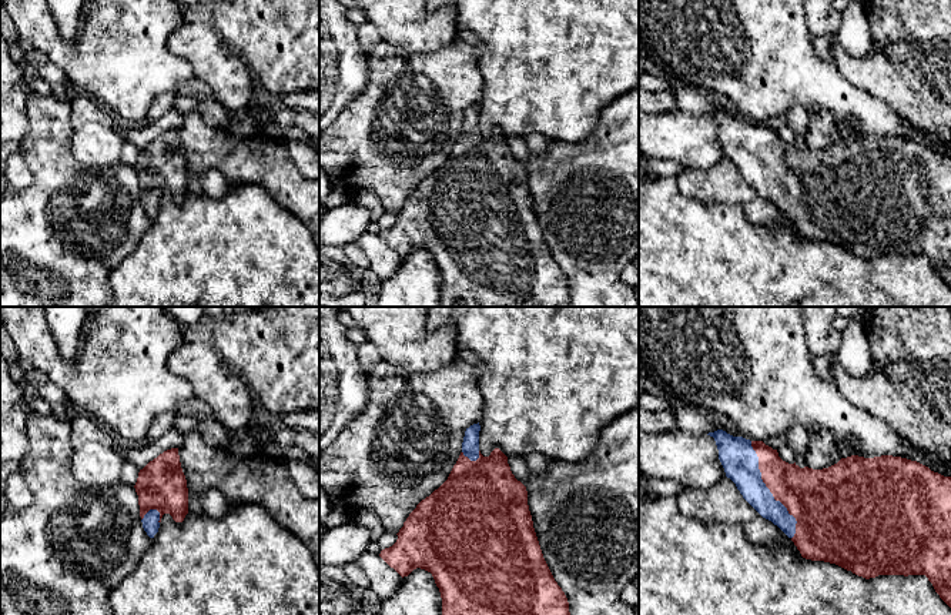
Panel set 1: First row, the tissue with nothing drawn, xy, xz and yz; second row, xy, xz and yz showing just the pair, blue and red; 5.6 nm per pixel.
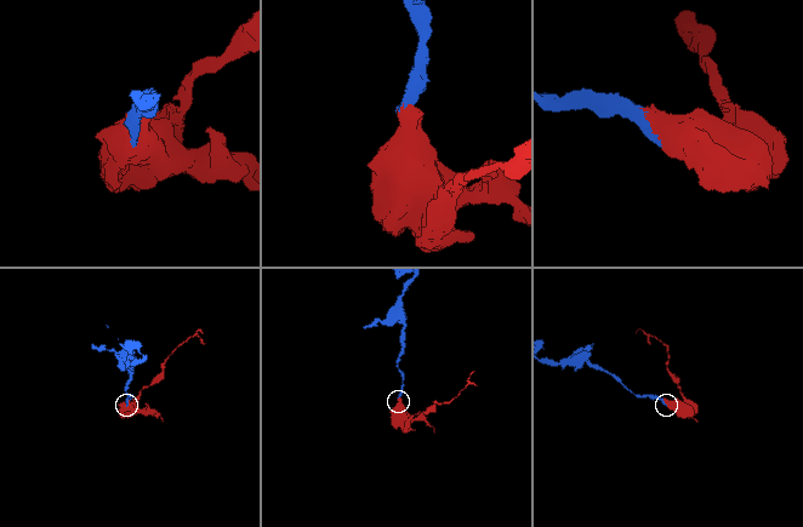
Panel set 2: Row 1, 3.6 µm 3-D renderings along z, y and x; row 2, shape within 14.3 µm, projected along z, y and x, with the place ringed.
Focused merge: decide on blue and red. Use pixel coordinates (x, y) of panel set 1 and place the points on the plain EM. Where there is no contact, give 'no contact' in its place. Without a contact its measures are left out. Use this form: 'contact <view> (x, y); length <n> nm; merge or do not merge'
contact yz (769, 171); length 600 nm; merge

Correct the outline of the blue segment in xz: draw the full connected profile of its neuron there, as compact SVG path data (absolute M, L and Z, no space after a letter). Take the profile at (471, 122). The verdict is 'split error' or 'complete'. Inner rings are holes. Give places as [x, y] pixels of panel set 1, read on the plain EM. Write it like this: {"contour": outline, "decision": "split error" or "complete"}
{"contour": "M479 103L466 108L462 133L448 160L416 185L396 223L379 237L402 258L416 248L432 254L442 278L442 307L569 307L569 283L543 238L526 167L515 158L499 128L489 137L480 134L479 111Z", "decision": "split error"}

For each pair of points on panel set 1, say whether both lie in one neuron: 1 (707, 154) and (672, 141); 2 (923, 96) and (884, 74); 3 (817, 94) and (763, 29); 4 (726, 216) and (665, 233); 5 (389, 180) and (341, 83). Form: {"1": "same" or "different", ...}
{"1": "same", "2": "same", "3": "same", "4": "same", "5": "different"}

